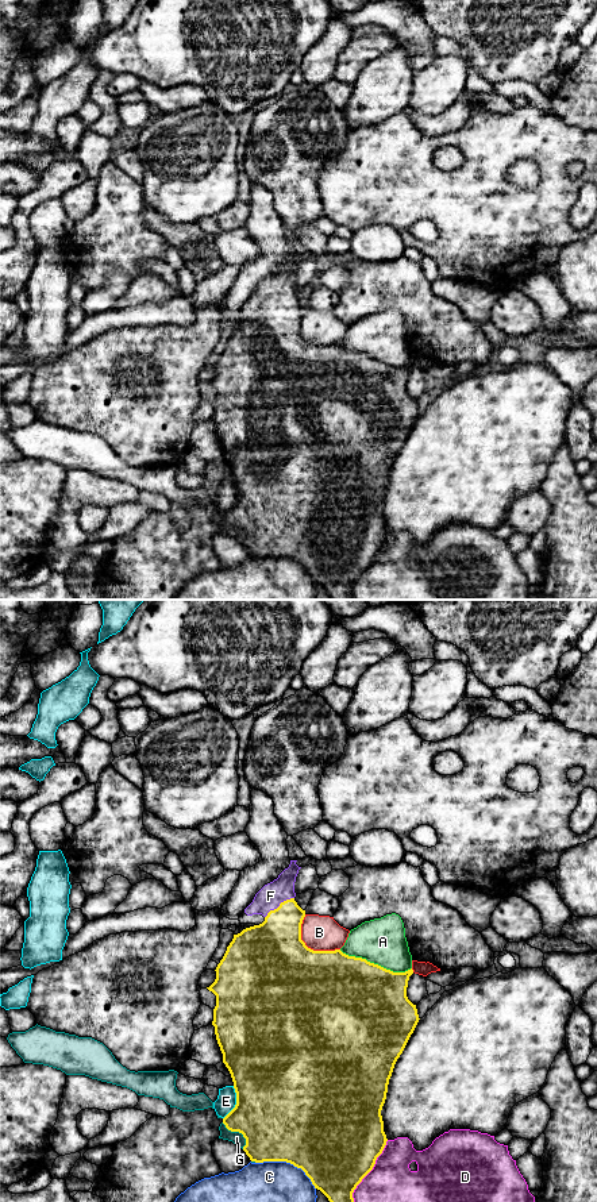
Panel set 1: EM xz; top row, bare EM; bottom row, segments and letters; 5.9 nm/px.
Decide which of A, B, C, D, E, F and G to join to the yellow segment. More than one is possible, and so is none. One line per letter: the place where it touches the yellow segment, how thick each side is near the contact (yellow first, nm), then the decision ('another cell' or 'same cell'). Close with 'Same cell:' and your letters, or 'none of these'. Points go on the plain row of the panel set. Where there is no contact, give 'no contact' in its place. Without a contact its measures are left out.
A: meets yellow in xz at (376, 359); 500 nm thick on the yellow side, 280 nm on the other; another cell
B: meets yellow in xz at (307, 342); 500 nm thick on the yellow side, 200 nm on the other; another cell
C: meets yellow in xz at (288, 557); 500 nm thick on the yellow side, 480 nm on the other; another cell
D: meets yellow in xz at (369, 566); 500 nm thick on the yellow side, 460 nm on the other; another cell
E: meets yellow in xz at (237, 497); 500 nm thick on the yellow side, 120 nm on the other; another cell
F: meets yellow in xz at (280, 300); 320 nm thick on the yellow side, 150 nm on the other; same cell
G: meets yellow in xz at (239, 527); 480 nm thick on the yellow side, 70 nm on the other; another cell
Same cell: F

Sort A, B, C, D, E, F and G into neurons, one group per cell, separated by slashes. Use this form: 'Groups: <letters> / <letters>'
Groups: A / B / C / D / E / F / G

